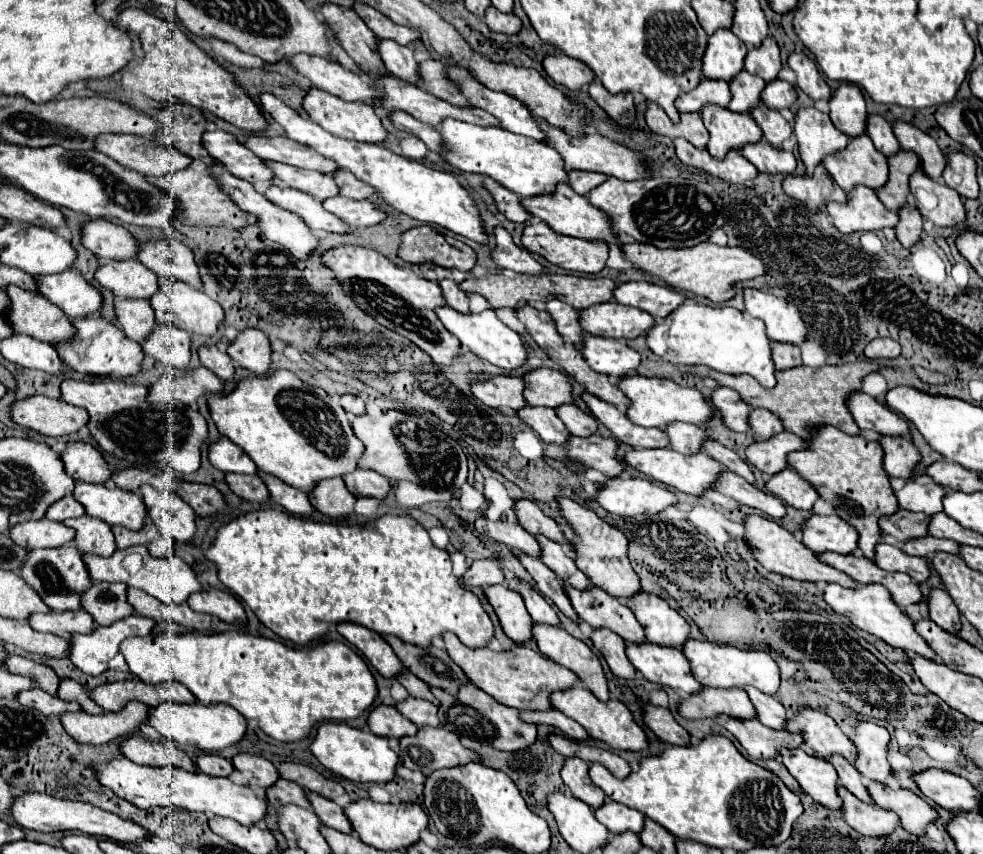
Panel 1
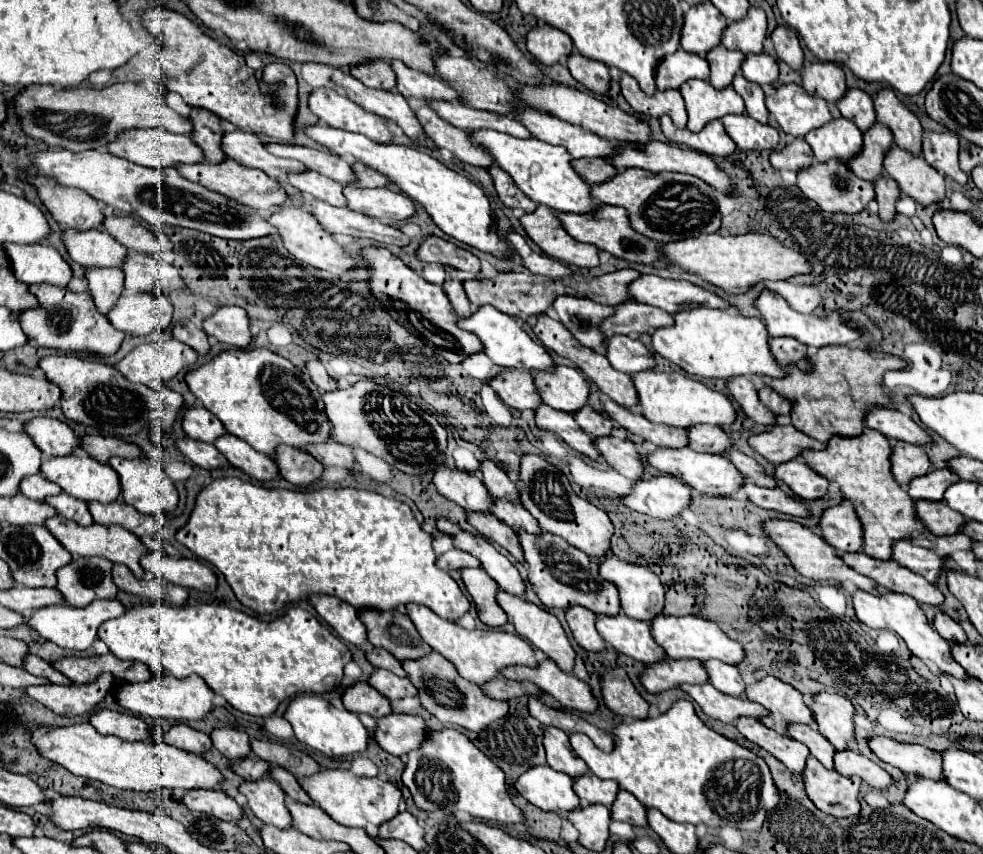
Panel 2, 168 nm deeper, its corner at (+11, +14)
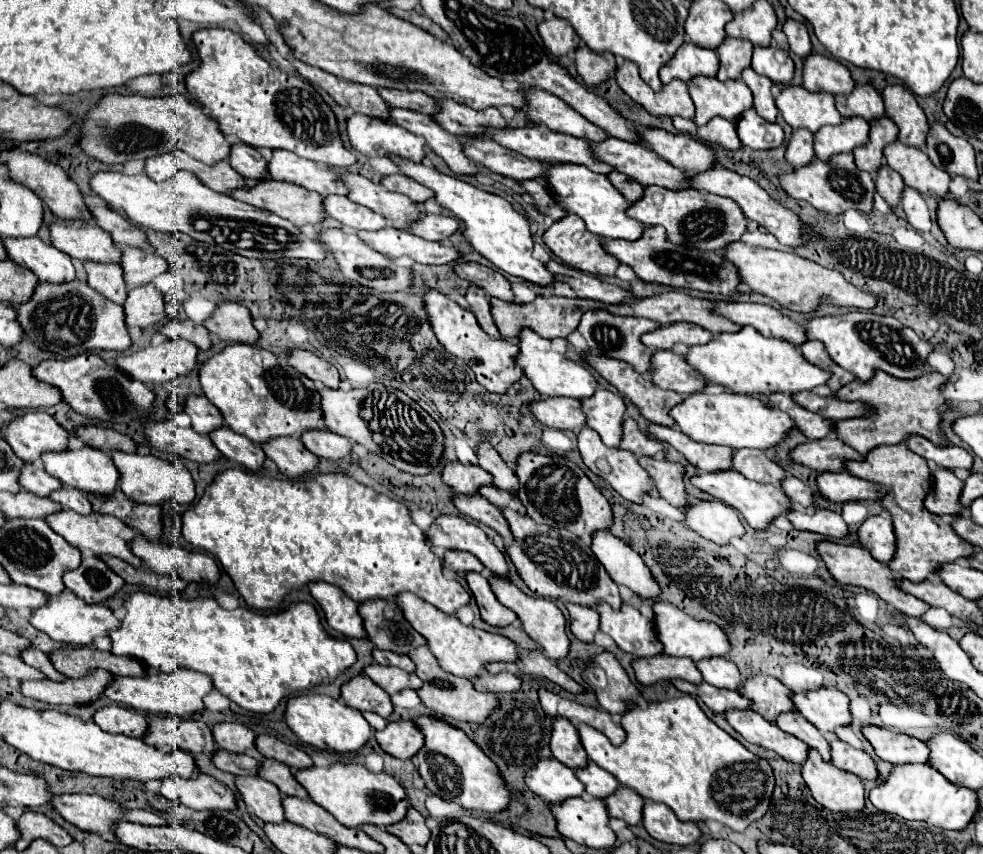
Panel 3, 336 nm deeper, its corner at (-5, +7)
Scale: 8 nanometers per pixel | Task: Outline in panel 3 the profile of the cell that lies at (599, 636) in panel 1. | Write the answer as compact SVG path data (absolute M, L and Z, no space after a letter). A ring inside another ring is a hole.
M566 603L570 615L570 631L584 643L594 641L594 633L598 631L598 611L592 607L582 607L574 603Z

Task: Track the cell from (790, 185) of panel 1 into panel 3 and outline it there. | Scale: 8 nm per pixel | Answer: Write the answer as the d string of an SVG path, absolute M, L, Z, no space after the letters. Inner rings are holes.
M808 129L792 131L792 137L786 145L786 159L794 167L802 167L812 161L814 157L814 135Z

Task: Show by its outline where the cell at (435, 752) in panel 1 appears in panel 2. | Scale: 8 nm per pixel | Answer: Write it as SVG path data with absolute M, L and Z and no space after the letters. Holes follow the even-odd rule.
M390 714L378 720L376 728L376 742L380 748L394 756L406 756L412 750L420 748L428 734L426 722L420 716L408 714Z

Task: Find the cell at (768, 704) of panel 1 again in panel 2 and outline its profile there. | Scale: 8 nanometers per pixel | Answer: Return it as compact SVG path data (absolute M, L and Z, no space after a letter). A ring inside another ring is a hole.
M708 660L708 662L704 662L704 666L706 666L706 672L710 676L710 684L714 688L718 688L720 692L730 694L730 696L744 698L746 684L744 684L736 666L730 666L730 664L720 662L720 660Z

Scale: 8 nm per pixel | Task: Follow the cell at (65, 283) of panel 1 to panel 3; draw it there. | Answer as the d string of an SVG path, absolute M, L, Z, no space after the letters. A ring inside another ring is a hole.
M20 237L4 241L4 247L8 249L8 257L12 261L36 273L40 281L66 283L76 277L70 257L58 251L56 247L40 241L38 237Z

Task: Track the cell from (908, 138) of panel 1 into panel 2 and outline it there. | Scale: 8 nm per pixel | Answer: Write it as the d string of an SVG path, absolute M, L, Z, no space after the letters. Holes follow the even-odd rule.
M890 88L878 92L874 100L874 110L878 122L892 130L896 146L908 150L914 156L922 156L920 120L896 98L896 94Z

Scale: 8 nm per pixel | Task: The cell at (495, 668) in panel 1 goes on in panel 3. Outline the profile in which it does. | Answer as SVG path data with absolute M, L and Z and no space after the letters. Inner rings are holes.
M398 593L396 595L396 603L404 613L404 619L418 631L424 635L432 655L436 657L440 669L458 675L458 677L466 677L466 679L474 679L476 675L480 675L484 671L486 663L492 661L516 661L518 651L516 645L502 637L502 635L494 635L470 625L462 625L458 621L456 615L448 615L442 613L440 609L432 607L430 603L426 603L424 599L416 597L414 593Z

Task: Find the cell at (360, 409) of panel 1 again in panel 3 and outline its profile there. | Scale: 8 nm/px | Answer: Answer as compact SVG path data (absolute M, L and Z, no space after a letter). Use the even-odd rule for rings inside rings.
M300 351L300 361L296 365L296 371L312 379L314 383L322 384L330 389L336 389L340 385L338 369L310 351Z

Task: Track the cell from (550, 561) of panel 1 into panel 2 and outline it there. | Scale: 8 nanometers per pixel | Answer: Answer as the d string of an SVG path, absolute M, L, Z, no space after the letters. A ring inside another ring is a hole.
M494 500L492 514L500 518L506 526L510 526L516 534L520 530L528 530L530 534L540 534L540 526L536 526L536 518L528 514L528 510L522 504L514 504L508 500Z

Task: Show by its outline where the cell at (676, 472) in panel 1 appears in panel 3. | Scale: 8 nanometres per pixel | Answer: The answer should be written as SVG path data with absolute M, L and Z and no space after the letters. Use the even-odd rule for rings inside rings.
M718 471L718 473L702 473L702 475L696 475L690 479L690 483L694 487L698 487L700 491L712 495L714 499L722 501L722 503L728 503L730 507L734 507L736 511L742 513L742 517L748 521L748 525L752 529L758 529L758 531L764 531L768 529L768 525L788 513L788 509L792 509L792 501L786 497L786 493L780 489L780 487L774 487L774 485L764 485L764 483L756 483L756 481L750 481L746 479L742 473L738 471Z

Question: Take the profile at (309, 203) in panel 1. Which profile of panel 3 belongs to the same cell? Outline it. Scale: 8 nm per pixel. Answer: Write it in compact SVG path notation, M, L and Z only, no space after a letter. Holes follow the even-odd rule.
M386 227L380 231L358 231L358 237L372 249L388 257L410 257L422 265L446 265L460 259L460 251L452 245L424 241L408 231Z

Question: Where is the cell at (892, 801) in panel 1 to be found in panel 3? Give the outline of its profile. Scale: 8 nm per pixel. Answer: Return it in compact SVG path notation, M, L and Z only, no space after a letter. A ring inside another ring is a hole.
M840 739L830 741L830 751L832 751L832 765L836 765L838 769L854 773L862 779L872 779L874 781L878 777L876 763L868 753L864 753L860 749L854 749L848 743L842 743Z

